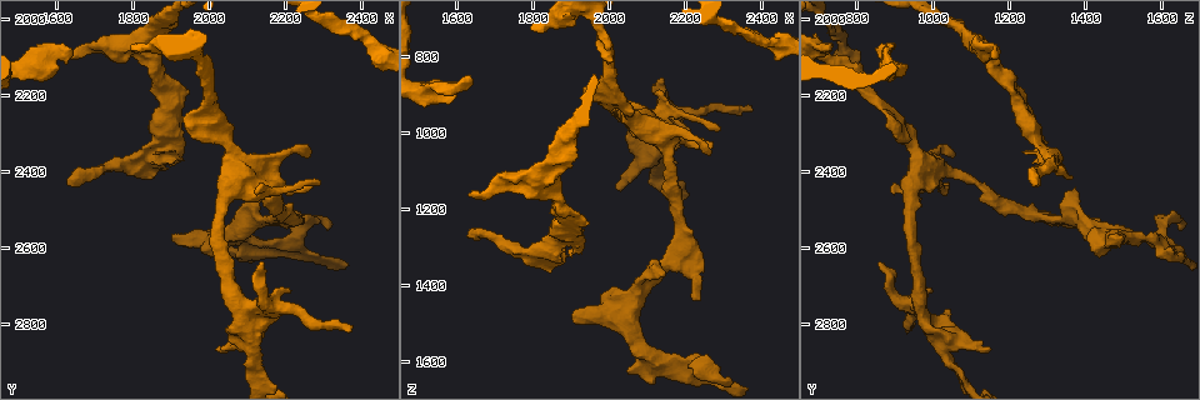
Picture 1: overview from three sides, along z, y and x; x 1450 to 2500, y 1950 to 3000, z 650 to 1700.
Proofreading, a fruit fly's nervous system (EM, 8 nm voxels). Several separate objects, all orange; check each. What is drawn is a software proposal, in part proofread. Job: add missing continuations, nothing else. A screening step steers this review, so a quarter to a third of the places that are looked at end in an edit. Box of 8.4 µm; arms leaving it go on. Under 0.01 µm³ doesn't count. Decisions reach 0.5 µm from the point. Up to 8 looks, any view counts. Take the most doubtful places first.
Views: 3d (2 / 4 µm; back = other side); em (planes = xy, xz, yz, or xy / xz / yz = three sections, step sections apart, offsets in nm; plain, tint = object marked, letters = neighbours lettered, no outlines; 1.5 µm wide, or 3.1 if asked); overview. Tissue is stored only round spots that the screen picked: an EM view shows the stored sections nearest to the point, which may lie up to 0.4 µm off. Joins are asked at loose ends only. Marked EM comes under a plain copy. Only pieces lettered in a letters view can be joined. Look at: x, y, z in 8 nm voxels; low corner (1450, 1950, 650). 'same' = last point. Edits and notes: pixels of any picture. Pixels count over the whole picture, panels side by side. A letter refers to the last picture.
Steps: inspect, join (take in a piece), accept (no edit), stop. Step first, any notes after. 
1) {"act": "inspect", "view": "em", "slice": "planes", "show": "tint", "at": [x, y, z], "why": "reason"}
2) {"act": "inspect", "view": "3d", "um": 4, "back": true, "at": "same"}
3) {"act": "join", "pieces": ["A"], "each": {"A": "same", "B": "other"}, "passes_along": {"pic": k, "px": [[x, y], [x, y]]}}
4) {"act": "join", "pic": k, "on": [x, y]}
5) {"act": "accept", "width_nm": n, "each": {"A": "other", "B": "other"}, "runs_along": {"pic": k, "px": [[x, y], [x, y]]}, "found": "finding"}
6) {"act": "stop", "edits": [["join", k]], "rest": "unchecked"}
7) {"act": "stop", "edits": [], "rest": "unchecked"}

{"act": "inspect", "view": "em", "slice": "yz", "step": 8, "show": "tint", "at": [1620, 2435, 1270], "why": "branch stops here"}

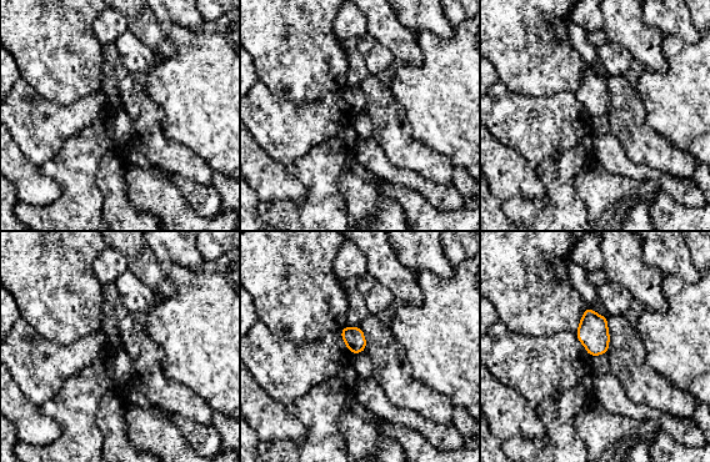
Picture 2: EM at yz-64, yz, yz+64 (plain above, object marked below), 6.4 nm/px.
{"act": "inspect", "view": "em", "slice": "planes", "show": "letters", "at": "same", "why": "another direction"}

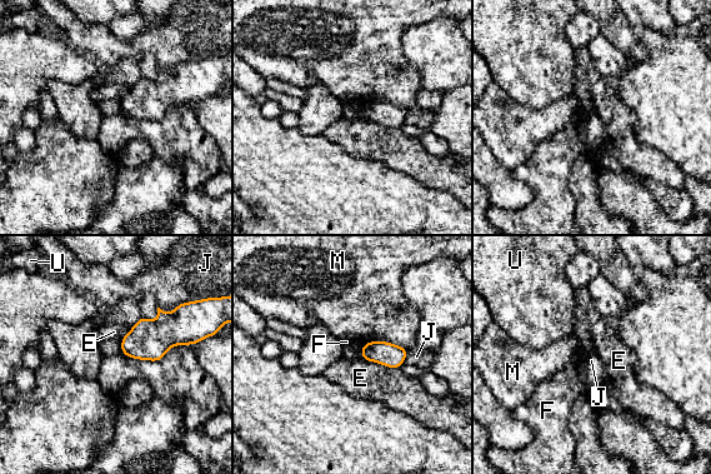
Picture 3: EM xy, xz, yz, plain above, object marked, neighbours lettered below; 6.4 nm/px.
{"act": "accept", "width_nm": 140, "each": {"E": "other", "F": "other", "J": "other", "M": "other", "U": "other"}, "border": {"pic": 3, "px": [[191, 345], [159, 360], [120, 353]]}, "found": "none of them fits"}

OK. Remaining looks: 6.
{"act": "inspect", "view": "em", "slice": "xy", "step": 8, "show": "letters", "at": [1940, 2190, 1240], "why": "thick end"}

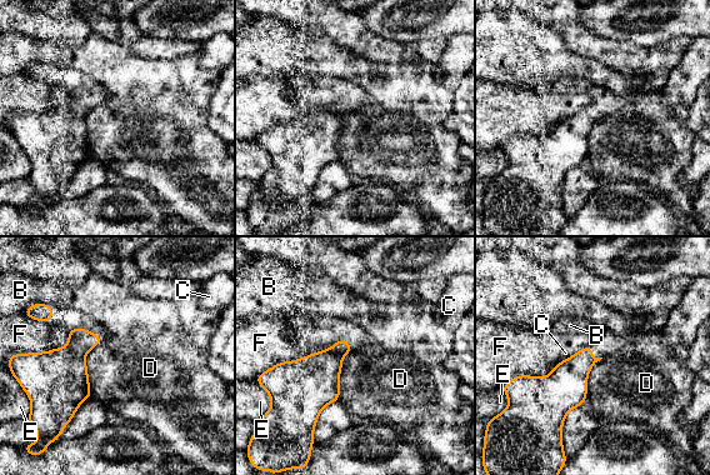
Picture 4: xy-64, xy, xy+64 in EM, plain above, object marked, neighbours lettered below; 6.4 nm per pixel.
{"act": "accept", "longest_contact_nm": ["F", 480], "each": {"B": "other", "C": "other", "D": "other", "E": "other", "F": "other"}, "border": {"pic": 4, "px": [[589, 344], [554, 366]]}, "found": "no lettered piece goes on from it"}

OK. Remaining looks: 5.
{"act": "inspect", "view": "3d", "um": 2, "at": [2020, 2865, 1150], "why": "free end"}

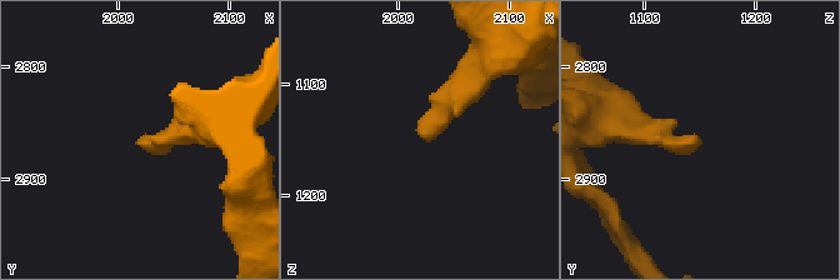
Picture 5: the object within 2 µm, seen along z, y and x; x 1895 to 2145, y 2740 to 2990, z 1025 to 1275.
{"act": "inspect", "view": "em", "slice": "yz", "step": 4, "show": "letters", "at": [2024, 2862, 1150], "why": "now the EM"}

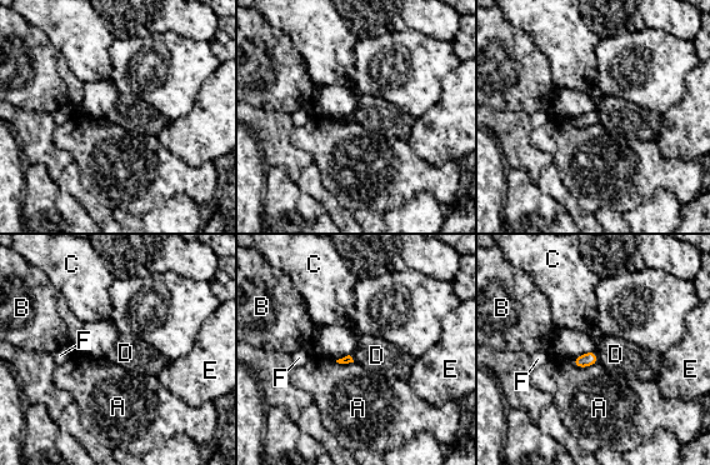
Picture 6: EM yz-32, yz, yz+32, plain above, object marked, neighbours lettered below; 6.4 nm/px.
{"act": "inspect", "view": "em", "slice": "planes", "show": "letters", "at": "same", "why": "cut it another way"}

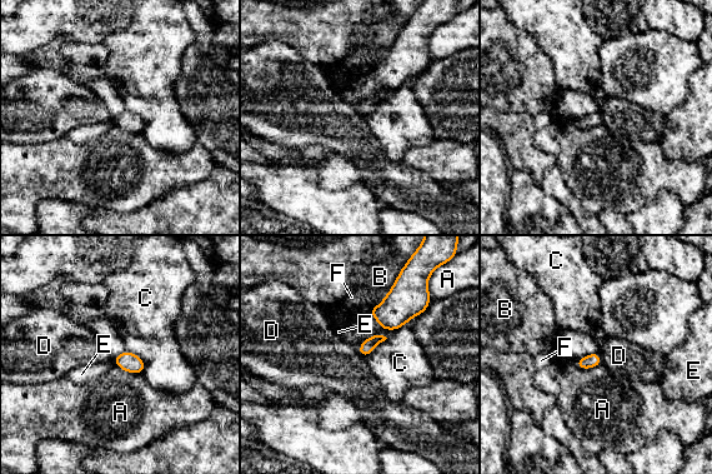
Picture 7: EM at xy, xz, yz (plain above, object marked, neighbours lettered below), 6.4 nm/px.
{"act": "accept", "longest_contact_nm": ["B", 280], "each": {"A": "other", "B": "other", "C": "other", "D": "other", "E": "other", "F": "other"}, "found": "none of them fits"}

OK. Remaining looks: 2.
{"act": "stop", "edits": [], "rest": "unchecked"}

